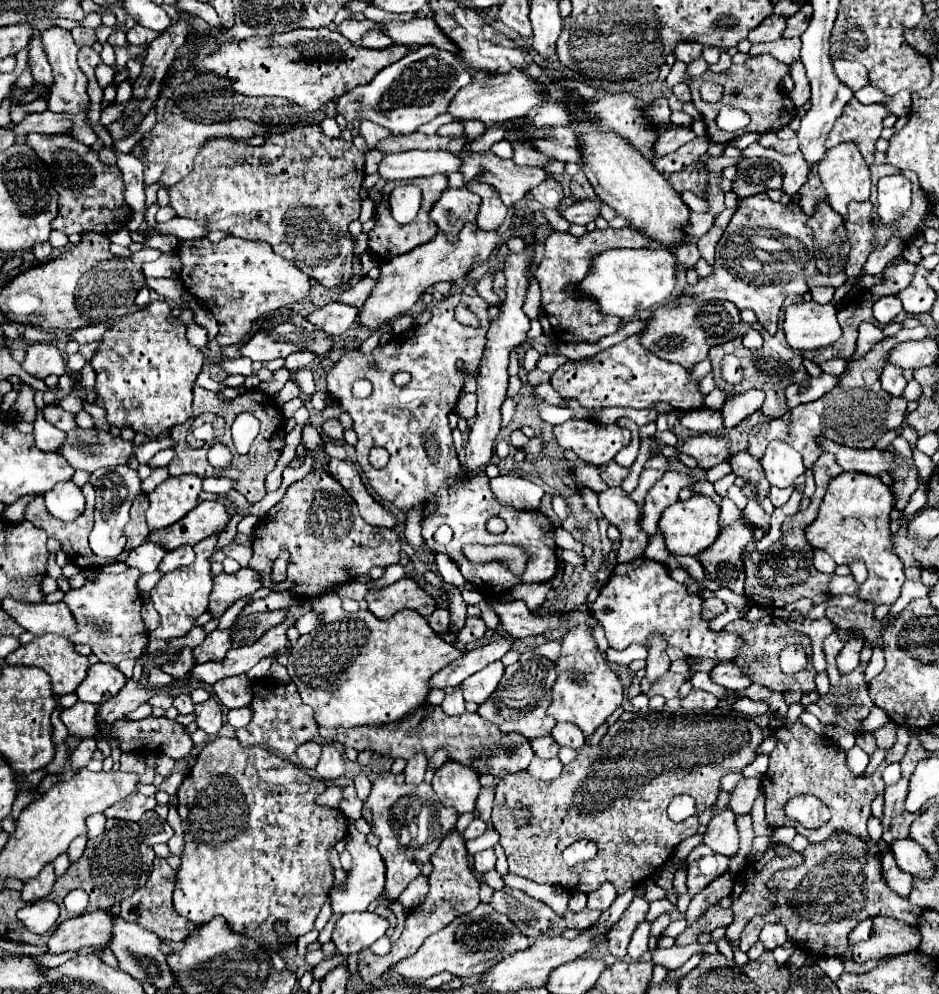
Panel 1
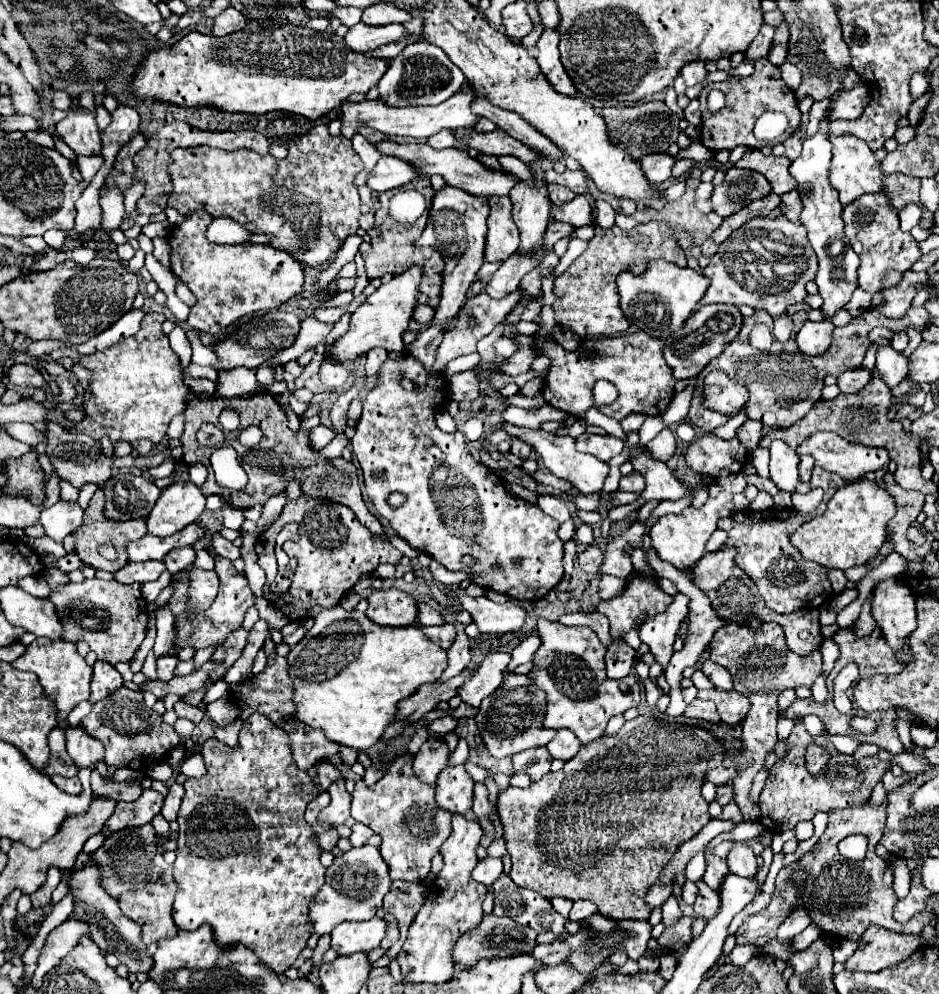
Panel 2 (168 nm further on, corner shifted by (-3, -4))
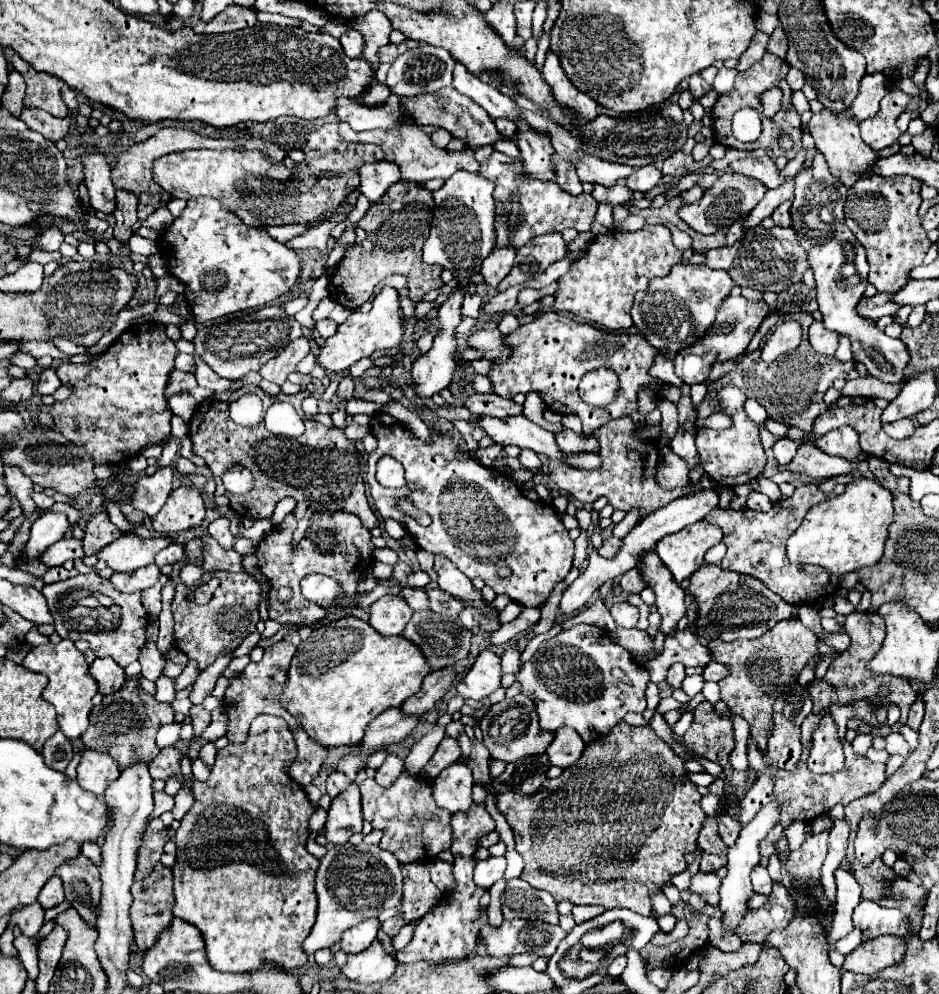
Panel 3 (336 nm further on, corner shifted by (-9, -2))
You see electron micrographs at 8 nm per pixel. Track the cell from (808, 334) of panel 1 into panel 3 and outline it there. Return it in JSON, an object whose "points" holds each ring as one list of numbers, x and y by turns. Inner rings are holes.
{"points":[[812,322,808,330,808,340,816,352,828,354,828,356,832,356,838,346,838,334,832,330,826,330,822,322]]}

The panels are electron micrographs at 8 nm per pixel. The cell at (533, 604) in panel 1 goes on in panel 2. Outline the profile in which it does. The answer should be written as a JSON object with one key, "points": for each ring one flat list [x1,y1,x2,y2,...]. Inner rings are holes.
{"points":[[538,620,538,634,542,646,532,658,530,682,546,692,544,728,568,728,582,744,590,744,604,734,612,716,640,704,640,680,636,676,620,680,606,676,606,648,588,626,562,626,558,622]]}

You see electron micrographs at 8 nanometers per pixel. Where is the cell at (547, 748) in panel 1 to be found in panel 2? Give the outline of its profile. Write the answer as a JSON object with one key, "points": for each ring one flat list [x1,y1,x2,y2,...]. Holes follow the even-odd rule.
{"points":[[544,746,520,752,518,756,512,756,514,774,528,774,532,782,540,780,542,776,546,776,550,772,550,762,552,762,552,758]]}

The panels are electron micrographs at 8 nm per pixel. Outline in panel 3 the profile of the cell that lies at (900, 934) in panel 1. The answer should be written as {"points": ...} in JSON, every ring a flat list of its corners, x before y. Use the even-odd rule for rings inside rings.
{"points":[[884,934,878,938,870,938,862,942,856,950,852,950,846,960,842,970,858,972,858,974,876,974,892,964,900,964,906,954,904,940]]}

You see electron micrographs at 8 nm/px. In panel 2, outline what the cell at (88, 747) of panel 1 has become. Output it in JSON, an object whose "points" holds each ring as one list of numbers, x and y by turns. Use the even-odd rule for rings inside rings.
{"points":[[56,726,50,734,48,734,48,744,50,744,50,760,48,766,44,768,48,776,64,776,64,778,74,778,78,774,78,768,72,766,72,762,66,758,66,740,60,738,60,726]]}

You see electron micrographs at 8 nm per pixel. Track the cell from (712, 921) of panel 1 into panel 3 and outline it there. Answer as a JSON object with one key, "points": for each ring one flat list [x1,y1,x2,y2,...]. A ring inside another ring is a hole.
{"points":[[698,872,692,878,692,892,700,894,710,906,718,906,718,890,720,890,720,880,714,874,706,874,706,872]]}

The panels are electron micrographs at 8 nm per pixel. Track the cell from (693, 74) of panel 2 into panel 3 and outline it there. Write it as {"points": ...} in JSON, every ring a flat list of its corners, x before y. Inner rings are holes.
{"points":[[698,72,688,78,688,84,690,84,690,90,692,90,692,94,694,94,694,100,698,100,700,96,704,96,704,94,712,88]]}

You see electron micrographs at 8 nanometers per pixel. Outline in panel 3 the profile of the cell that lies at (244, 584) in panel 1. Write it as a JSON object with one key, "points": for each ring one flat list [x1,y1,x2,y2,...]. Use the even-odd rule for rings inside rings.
{"points":[[194,538,186,544,186,558,178,564,172,566,172,574,170,578,176,584,176,594,172,600,172,614,174,614,174,642,176,648,186,652,186,656,190,660,198,662,198,668,204,670,206,666,210,666,218,656,232,652,240,646,240,642,256,630,256,624,260,620,258,616,258,604,260,604,260,586,256,584,256,580,246,574,232,574,226,570,214,570,214,572,204,572,202,582,208,582,212,576,220,578,220,586,216,588,216,592,212,594,208,604,194,604,188,600,188,588,184,588,184,584,178,578,178,572,184,564,196,564,202,566,204,564,204,542,202,538]]}

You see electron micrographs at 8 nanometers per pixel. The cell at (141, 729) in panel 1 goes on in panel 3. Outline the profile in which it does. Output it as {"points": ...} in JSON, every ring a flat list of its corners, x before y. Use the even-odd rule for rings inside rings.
{"points":[[126,680,118,692,104,696,102,704,92,708,90,726,80,738,86,748,110,754,116,760,118,768,126,770,128,766,132,766,132,762,150,762,160,752,154,738,158,728,170,722,174,722,174,710,168,704,162,704,146,694,136,680]]}

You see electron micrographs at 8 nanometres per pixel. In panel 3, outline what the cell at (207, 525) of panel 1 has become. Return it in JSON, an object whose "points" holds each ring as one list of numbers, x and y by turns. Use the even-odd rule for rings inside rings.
{"points":[[126,534,116,542,104,546,98,552,98,558,104,560,114,572,132,572,152,564,156,554,172,542,174,538,168,538,168,536,140,538,136,534]]}

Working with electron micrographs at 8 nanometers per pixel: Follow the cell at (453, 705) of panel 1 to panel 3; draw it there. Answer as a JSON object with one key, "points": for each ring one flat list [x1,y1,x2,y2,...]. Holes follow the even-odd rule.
{"points":[[434,726,428,734,424,734,410,750,408,758,404,760,406,762,406,770,410,774,418,774,426,764,428,760,432,758,432,754,436,752,436,746,442,742,442,738,446,736,446,730,442,726]]}

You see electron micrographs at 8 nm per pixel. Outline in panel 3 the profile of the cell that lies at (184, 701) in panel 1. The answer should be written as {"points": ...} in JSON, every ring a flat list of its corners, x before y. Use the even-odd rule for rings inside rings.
{"points":[[192,706,190,708,190,718,192,718,192,726,194,726,194,736,200,738,200,734,210,724,210,712,204,706]]}

